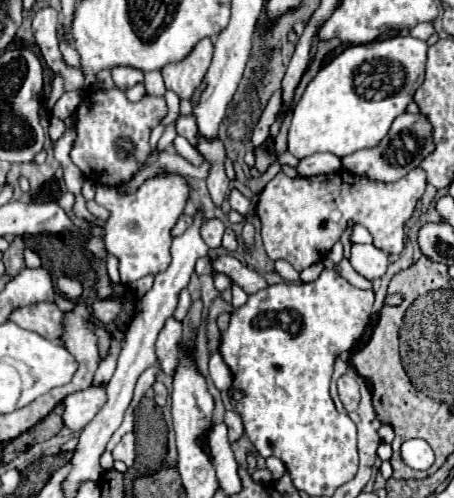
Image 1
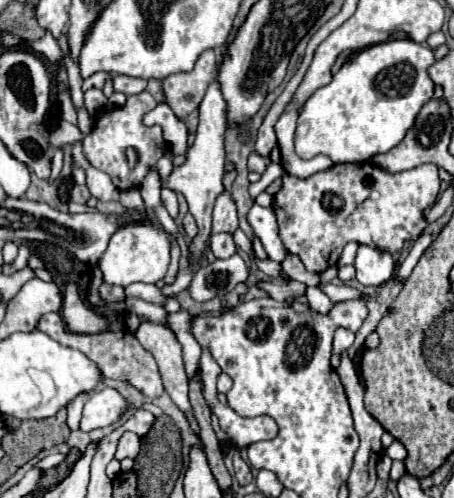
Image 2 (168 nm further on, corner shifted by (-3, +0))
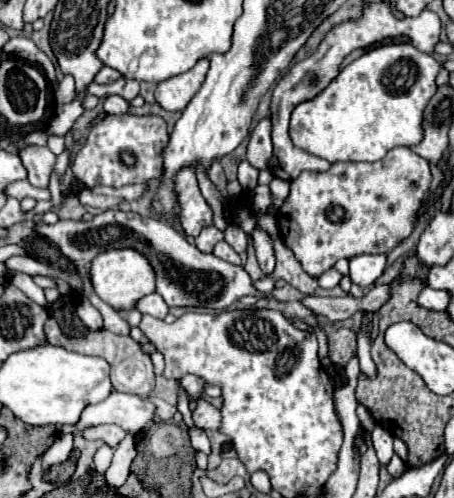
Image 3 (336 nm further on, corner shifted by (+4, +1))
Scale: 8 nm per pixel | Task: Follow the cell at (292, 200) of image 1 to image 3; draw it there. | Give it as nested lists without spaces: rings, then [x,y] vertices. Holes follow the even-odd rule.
[[[409,147],[391,149],[381,161],[375,163],[333,163],[329,171],[313,173],[305,171],[291,181],[291,193],[277,213],[281,239],[293,249],[297,261],[311,277],[319,277],[331,269],[339,259],[351,259],[363,253],[393,251],[403,239],[407,239],[415,227],[415,215],[421,207],[431,185],[429,163],[413,153]]]

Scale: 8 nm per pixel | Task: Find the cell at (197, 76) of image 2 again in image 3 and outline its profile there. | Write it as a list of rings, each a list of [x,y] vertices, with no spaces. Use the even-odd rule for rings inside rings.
[[[201,59],[187,73],[165,79],[155,89],[155,99],[165,111],[183,111],[191,97],[199,91],[209,71],[209,59]]]

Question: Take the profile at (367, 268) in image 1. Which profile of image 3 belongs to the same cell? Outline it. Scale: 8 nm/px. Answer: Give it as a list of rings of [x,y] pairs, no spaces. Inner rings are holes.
[[[357,255],[349,259],[349,276],[361,287],[371,287],[385,271],[385,255]]]

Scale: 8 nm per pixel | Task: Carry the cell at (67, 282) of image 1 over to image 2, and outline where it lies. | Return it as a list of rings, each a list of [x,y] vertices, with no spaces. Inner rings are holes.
[[[64,282],[62,298],[62,316],[68,324],[68,330],[76,334],[98,334],[108,328],[108,318],[94,306],[82,302],[74,282]]]

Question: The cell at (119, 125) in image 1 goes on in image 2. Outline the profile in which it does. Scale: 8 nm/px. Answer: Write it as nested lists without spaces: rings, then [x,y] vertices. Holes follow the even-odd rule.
[[[140,92],[128,96],[126,104],[120,108],[106,108],[102,114],[94,118],[92,132],[82,140],[82,152],[86,160],[106,172],[118,190],[128,190],[140,186],[150,168],[156,166],[158,158],[166,152],[166,142],[162,138],[160,126],[144,126],[144,116],[154,110],[158,102],[150,92]],[[132,158],[132,160],[130,160]]]

